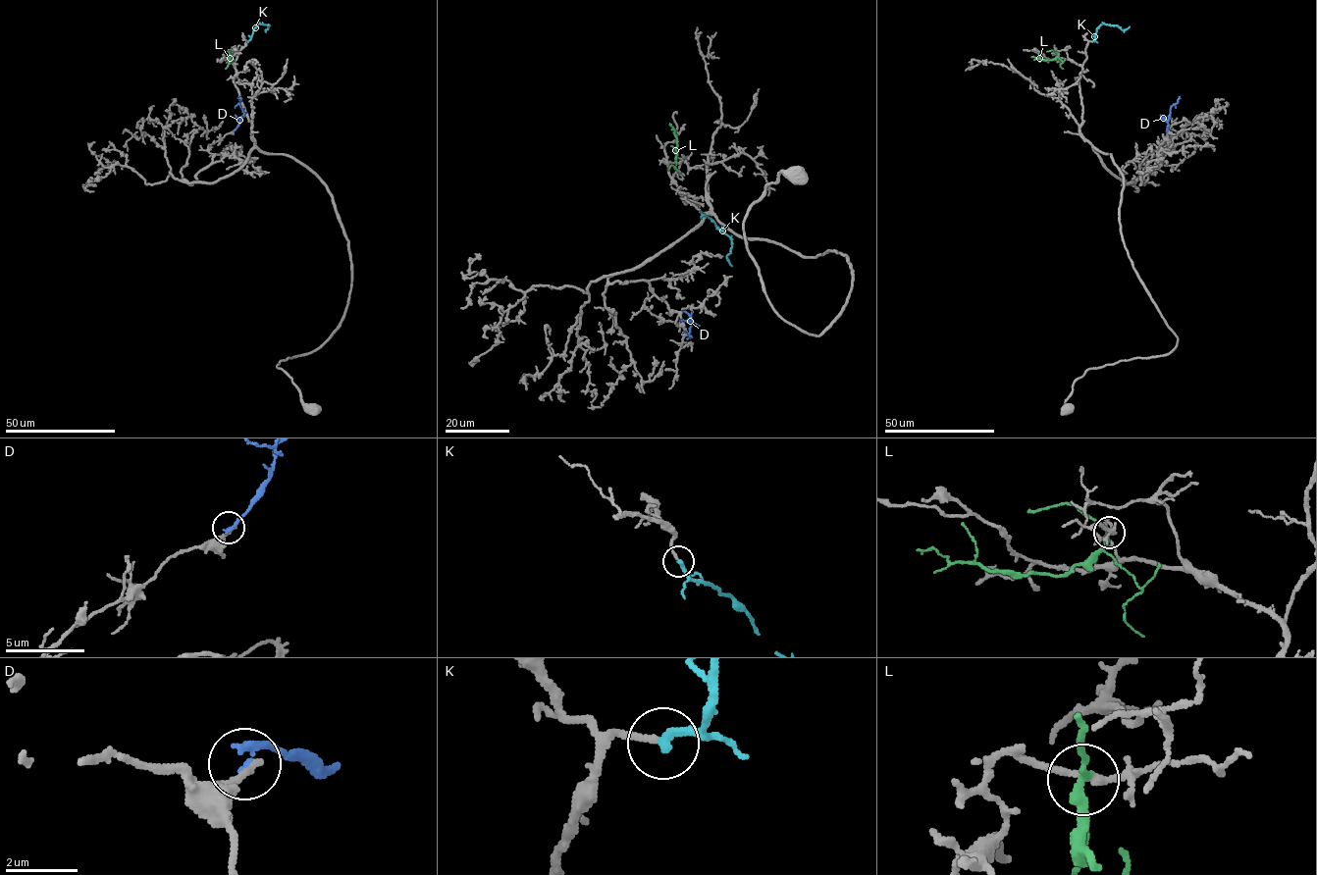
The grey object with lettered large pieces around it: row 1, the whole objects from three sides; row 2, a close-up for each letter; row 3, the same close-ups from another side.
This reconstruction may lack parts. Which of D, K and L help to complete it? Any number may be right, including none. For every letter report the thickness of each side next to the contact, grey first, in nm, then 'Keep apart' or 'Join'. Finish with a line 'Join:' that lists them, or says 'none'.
D: Thickness 190 nm (grey) against 240 nm. Keep apart
K: Thickness 180 nm (grey) against 300 nm. Keep apart
L: Thickness 170 nm (grey) against 240 nm. Keep apart
Join: none

